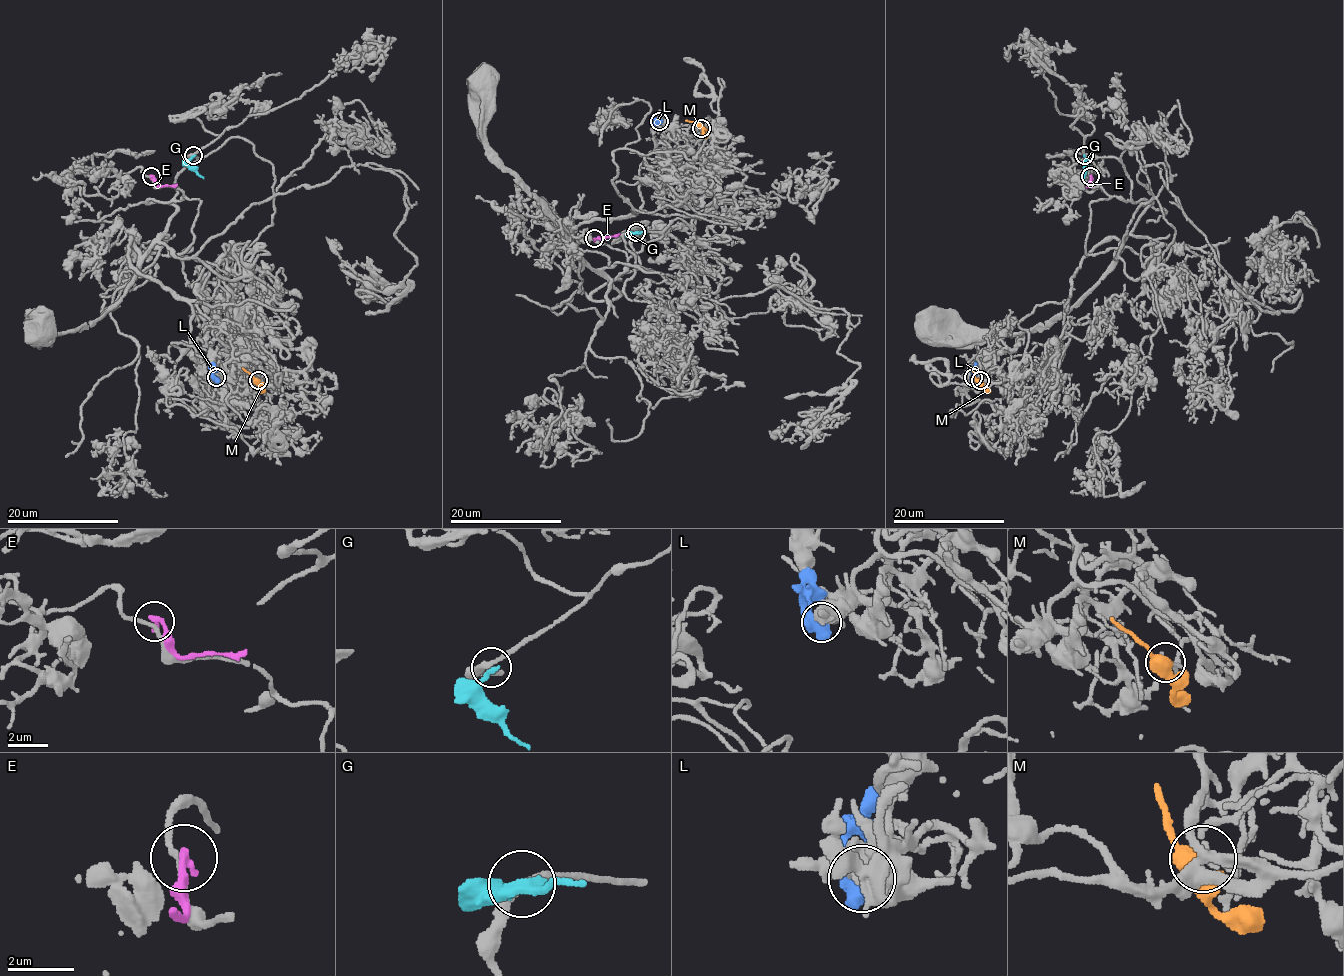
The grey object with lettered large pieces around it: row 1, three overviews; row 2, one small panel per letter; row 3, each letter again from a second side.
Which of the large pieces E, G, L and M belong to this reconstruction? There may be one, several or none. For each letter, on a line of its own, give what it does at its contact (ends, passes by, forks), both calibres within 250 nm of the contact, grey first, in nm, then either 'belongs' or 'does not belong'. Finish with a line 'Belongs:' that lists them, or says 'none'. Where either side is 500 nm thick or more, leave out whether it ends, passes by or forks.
E: it ends | 170/280 nm | does not belong
G: it ends | 260/240 nm | does not belong
L: 550/750 nm | does not belong
M: it passes by | 150/480 nm | belongs
Belongs: M

